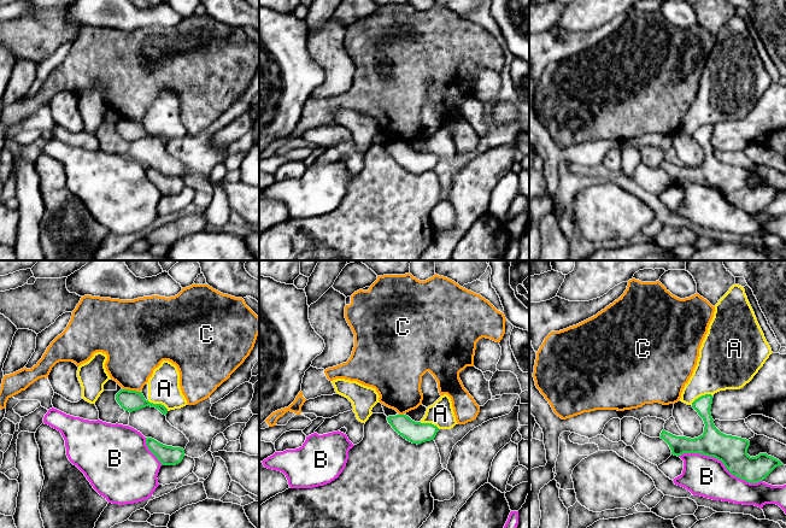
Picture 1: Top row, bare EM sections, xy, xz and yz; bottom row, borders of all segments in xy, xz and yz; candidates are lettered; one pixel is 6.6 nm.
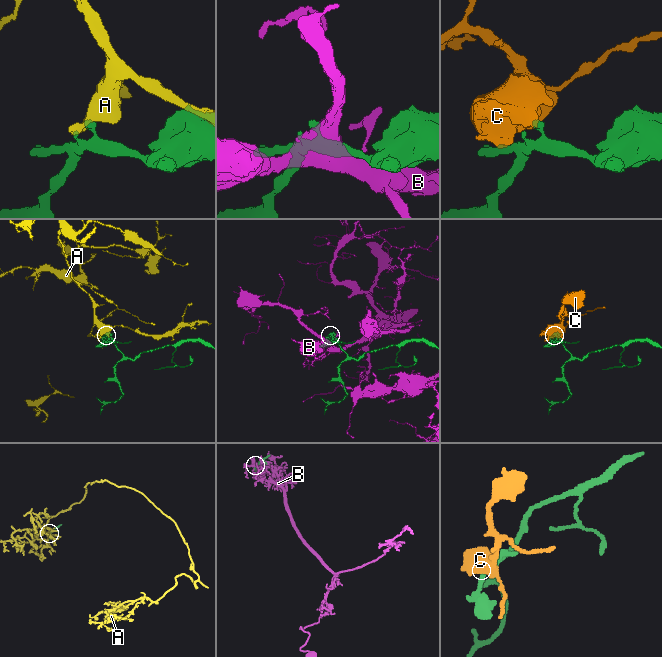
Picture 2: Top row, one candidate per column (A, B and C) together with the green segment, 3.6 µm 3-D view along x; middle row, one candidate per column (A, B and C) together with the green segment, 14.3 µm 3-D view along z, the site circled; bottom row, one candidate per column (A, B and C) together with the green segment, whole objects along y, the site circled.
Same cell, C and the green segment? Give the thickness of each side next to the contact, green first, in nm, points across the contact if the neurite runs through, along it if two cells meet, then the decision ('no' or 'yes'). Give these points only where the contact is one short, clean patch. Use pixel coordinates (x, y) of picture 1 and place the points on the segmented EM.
140 nm thick on the green side, 360 nm on the other; border along xy (123, 388), (140, 392); no

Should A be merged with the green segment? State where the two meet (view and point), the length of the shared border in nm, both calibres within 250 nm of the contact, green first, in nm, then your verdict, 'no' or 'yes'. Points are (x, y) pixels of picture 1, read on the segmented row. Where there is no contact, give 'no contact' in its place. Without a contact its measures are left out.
meets green in yz at (702, 396); contact 160 nm long; 110 nm thick on the green side, 340 nm on the other; no

